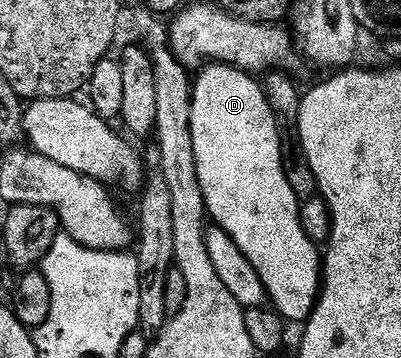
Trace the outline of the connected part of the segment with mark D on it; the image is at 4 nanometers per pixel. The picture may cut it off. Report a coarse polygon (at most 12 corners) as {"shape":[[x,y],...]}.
{"shape":[[206,64],[191,135],[205,212],[286,322],[323,253],[256,76]]}

